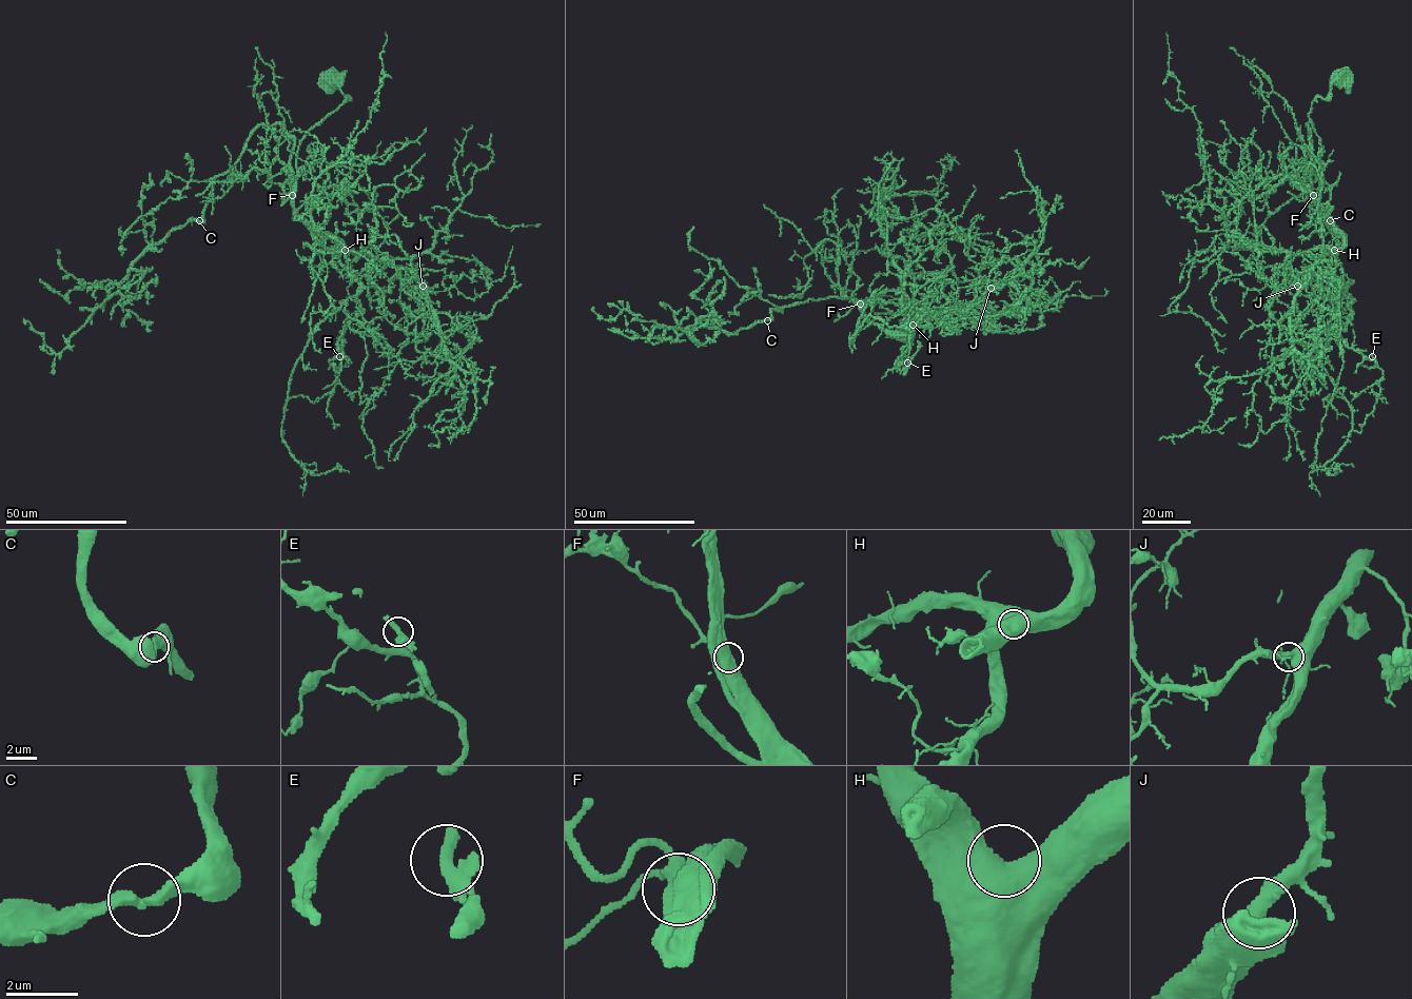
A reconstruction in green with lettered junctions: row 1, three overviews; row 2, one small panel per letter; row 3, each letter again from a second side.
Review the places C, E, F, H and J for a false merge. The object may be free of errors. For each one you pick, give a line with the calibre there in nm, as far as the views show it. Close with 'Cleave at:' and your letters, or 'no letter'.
Cleave at: no letter

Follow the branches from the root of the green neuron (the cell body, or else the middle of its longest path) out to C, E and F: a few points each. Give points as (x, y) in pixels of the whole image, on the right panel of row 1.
C: (1340, 80), (1309, 113), (1311, 178), (1306, 124), (1312, 171), (1320, 181), (1318, 212), (1329, 220)
E: (1340, 80), (1309, 113), (1311, 196), (1345, 238), (1331, 250), (1320, 290), (1339, 336), (1373, 356)
F: (1340, 80), (1331, 84), (1327, 97), (1317, 97), (1313, 101), (1309, 113), (1312, 122), (1310, 181), (1313, 195)

